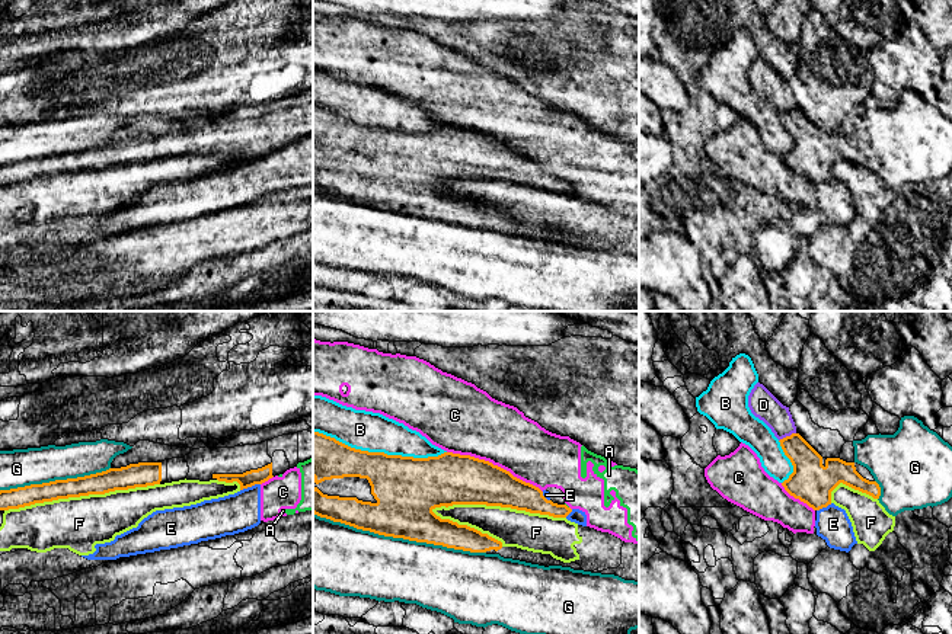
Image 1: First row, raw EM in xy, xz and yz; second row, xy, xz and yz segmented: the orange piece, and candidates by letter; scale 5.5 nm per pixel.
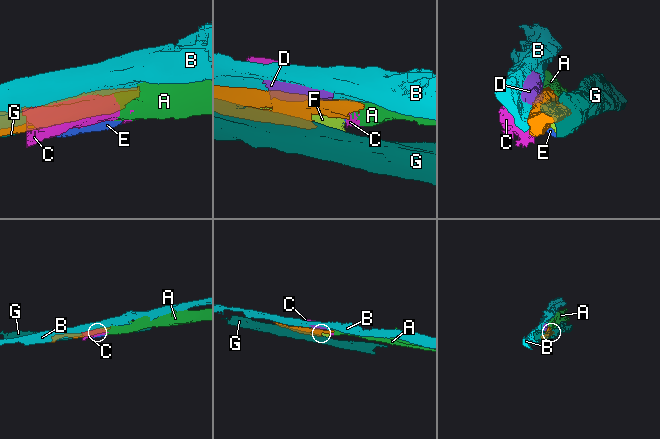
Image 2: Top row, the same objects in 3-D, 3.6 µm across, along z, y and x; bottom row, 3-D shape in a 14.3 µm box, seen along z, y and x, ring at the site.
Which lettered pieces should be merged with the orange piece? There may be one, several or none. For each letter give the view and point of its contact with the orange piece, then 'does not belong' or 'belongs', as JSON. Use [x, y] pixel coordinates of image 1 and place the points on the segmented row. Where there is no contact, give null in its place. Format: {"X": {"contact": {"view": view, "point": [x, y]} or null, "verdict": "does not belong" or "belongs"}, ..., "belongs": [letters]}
{"A": {"contact": {"view": "xz", "point": [566, 506]}, "verdict": "does not belong"}, "B": {"contact": {"view": "xz", "point": [380, 452]}, "verdict": "does not belong"}, "C": {"contact": {"view": "xz", "point": [495, 466]}, "verdict": "does not belong"}, "D": {"contact": {"view": "yz", "point": [786, 436]}, "verdict": "does not belong"}, "E": {"contact": {"view": "xy", "point": [249, 486]}, "verdict": "does not belong"}, "F": {"contact": {"view": "xz", "point": [498, 505]}, "verdict": "does not belong"}, "G": {"contact": {"view": "xz", "point": [399, 537]}, "verdict": "does not belong"}, "belongs": []}

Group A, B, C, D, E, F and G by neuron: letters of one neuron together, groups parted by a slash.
A C E / B / D / F / G

